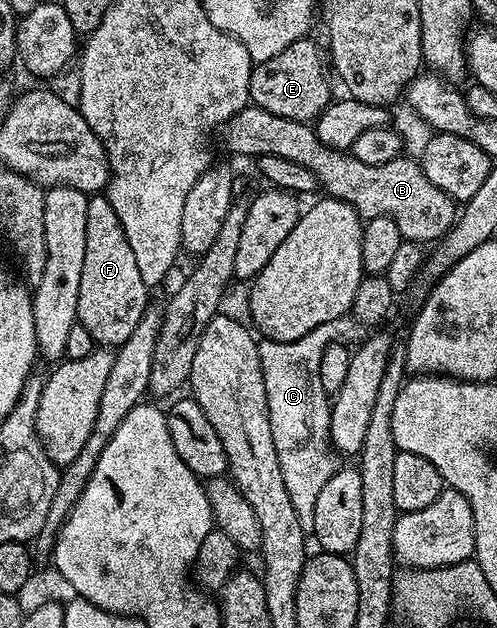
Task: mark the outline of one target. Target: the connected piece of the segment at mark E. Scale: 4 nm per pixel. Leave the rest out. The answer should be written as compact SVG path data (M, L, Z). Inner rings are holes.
M304 39L285 47L281 55L273 55L273 59L260 61L252 68L249 79L250 104L282 119L311 123L323 114L333 100L330 80L329 61L324 50L322 53L311 39Z

